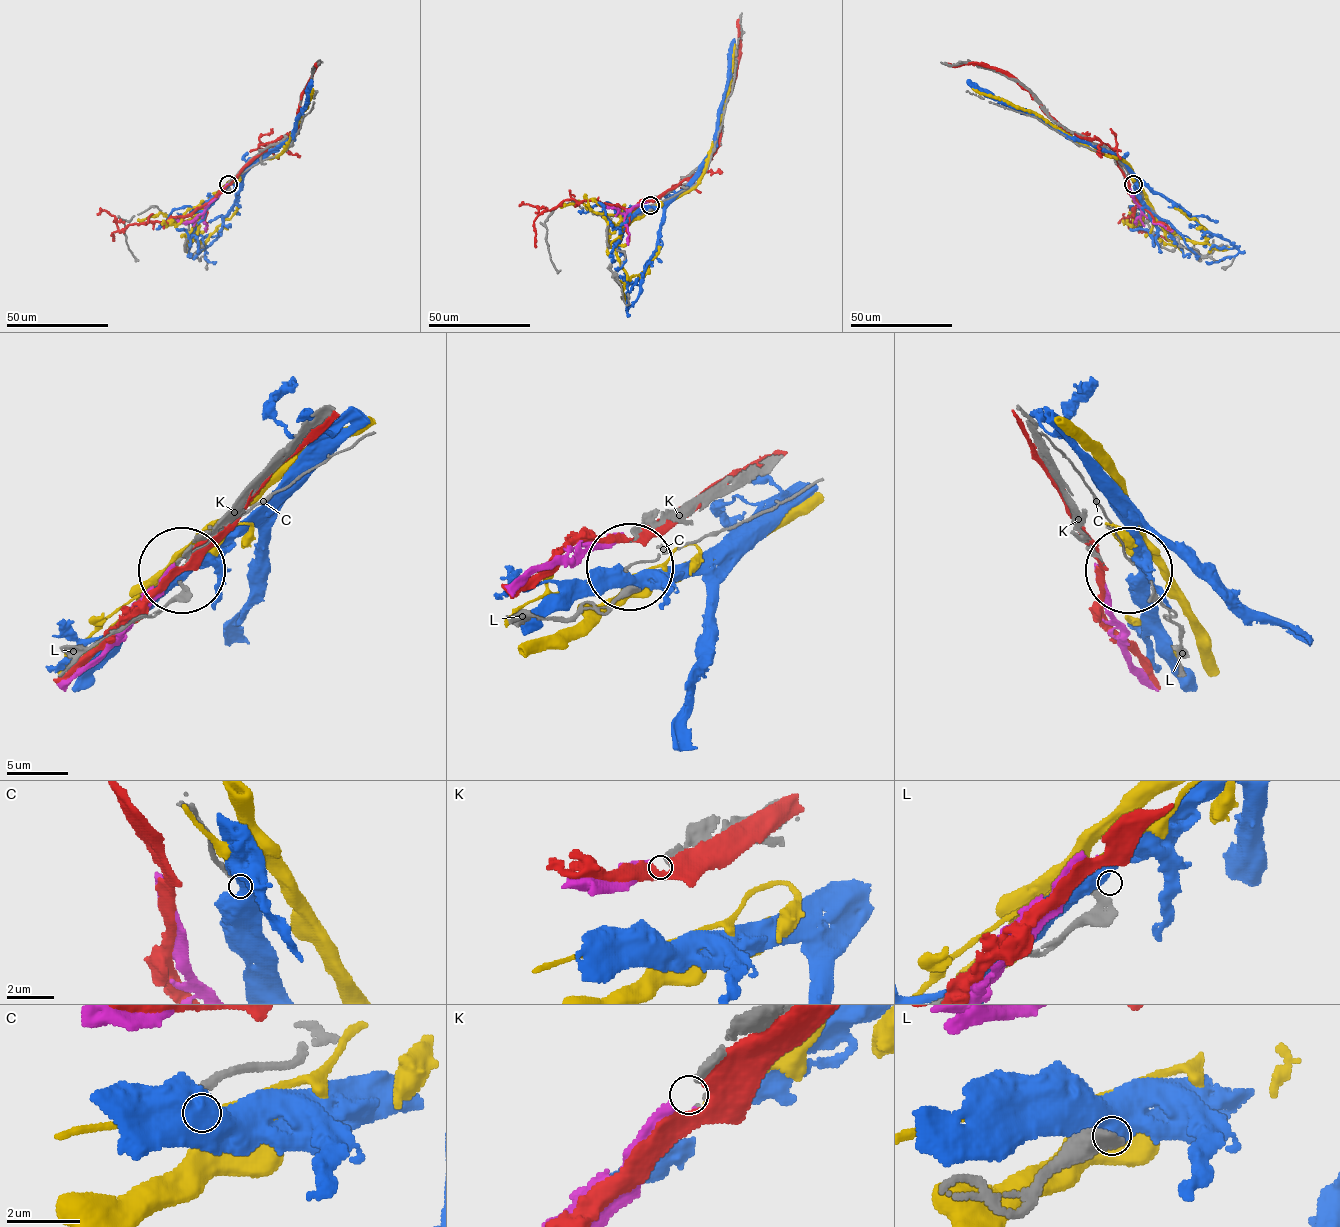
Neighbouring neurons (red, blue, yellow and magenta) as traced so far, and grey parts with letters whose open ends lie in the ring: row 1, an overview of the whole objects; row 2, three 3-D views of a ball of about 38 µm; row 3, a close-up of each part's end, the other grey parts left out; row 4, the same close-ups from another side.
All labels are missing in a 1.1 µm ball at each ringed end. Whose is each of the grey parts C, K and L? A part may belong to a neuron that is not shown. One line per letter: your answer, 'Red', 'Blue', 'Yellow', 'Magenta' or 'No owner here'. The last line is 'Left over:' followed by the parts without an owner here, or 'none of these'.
C: No owner here
K: Magenta
L: No owner here
Left over: C, L

